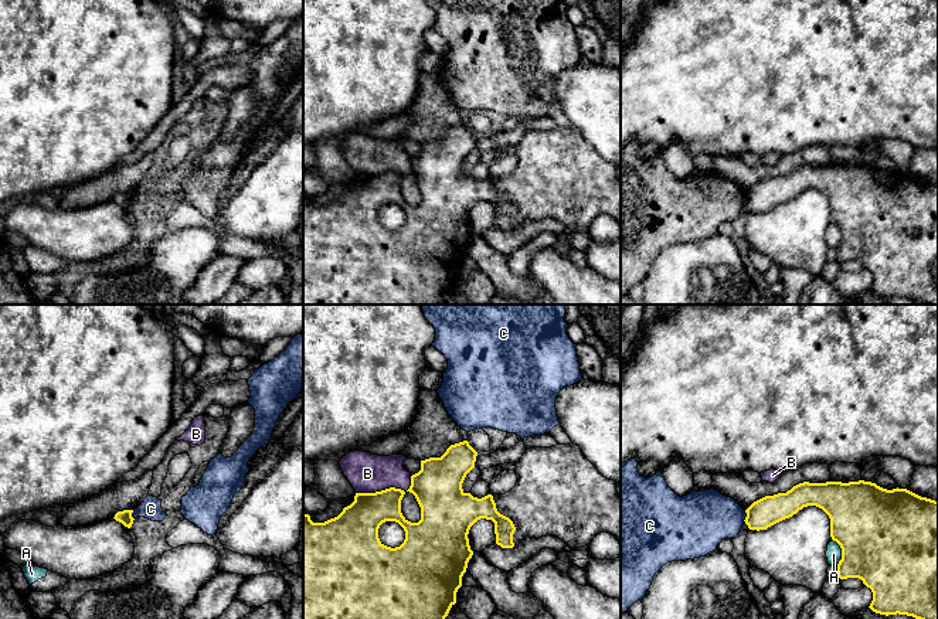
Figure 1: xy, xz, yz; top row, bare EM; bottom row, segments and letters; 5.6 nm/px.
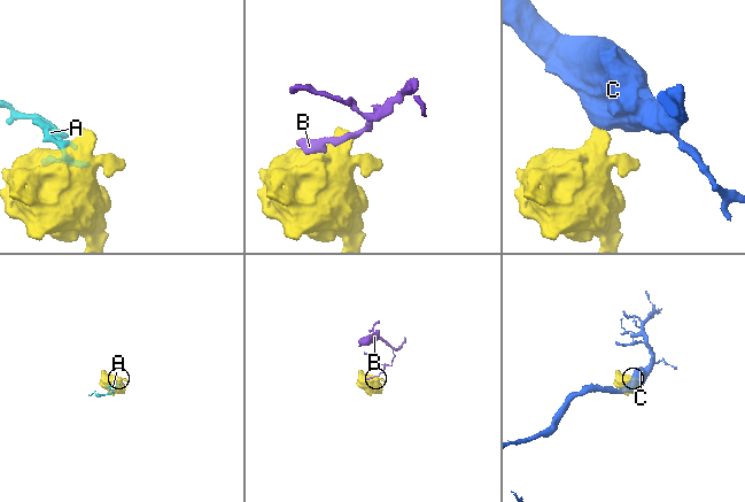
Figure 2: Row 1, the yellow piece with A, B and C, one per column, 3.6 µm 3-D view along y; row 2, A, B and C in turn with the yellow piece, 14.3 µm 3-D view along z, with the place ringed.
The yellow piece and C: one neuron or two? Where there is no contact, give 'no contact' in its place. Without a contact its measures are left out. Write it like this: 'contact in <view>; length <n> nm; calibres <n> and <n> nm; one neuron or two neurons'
contact in yz; length 70 nm; calibres 160 and 320 nm; two neurons

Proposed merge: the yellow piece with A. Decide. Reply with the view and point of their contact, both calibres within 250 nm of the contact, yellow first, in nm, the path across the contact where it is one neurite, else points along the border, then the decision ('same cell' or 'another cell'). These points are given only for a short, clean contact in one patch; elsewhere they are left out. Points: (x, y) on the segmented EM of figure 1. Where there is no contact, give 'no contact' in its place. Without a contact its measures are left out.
yz (842, 551) | 500/90 nm | along yz (832, 538), (840, 548), (838, 564) | another cell

